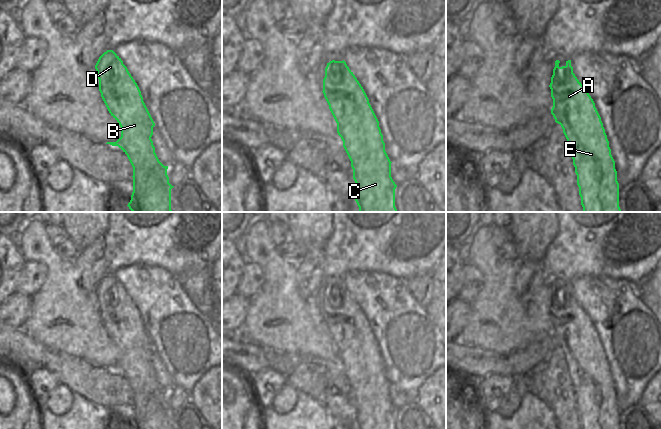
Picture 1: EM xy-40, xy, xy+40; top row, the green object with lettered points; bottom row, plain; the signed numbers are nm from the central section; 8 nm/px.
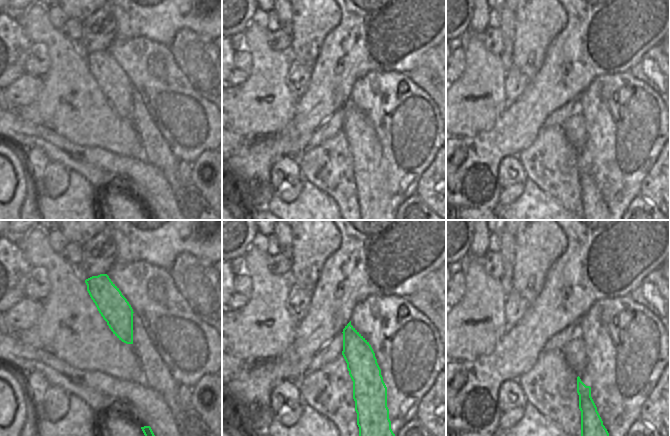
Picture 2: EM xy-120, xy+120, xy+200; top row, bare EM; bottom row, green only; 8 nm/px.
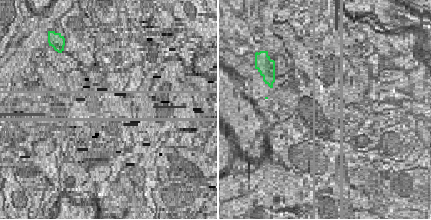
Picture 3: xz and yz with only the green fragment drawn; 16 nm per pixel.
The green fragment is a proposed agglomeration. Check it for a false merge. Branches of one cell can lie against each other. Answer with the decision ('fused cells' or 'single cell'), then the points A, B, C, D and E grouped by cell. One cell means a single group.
single cell; A B C D E

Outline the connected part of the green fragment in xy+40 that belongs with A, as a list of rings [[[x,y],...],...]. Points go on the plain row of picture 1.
[[[571,284],[560,291],[555,285],[551,307],[553,331],[551,338],[560,348],[567,363],[567,369],[573,383],[581,429],[619,429],[619,407],[615,385],[611,379],[609,365],[595,331],[595,327],[583,308],[573,297]]]

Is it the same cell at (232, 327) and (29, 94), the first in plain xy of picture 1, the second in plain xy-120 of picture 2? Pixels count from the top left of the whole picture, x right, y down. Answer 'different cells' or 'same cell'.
same cell

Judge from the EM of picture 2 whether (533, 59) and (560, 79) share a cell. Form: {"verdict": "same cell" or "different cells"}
{"verdict": "different cells"}

